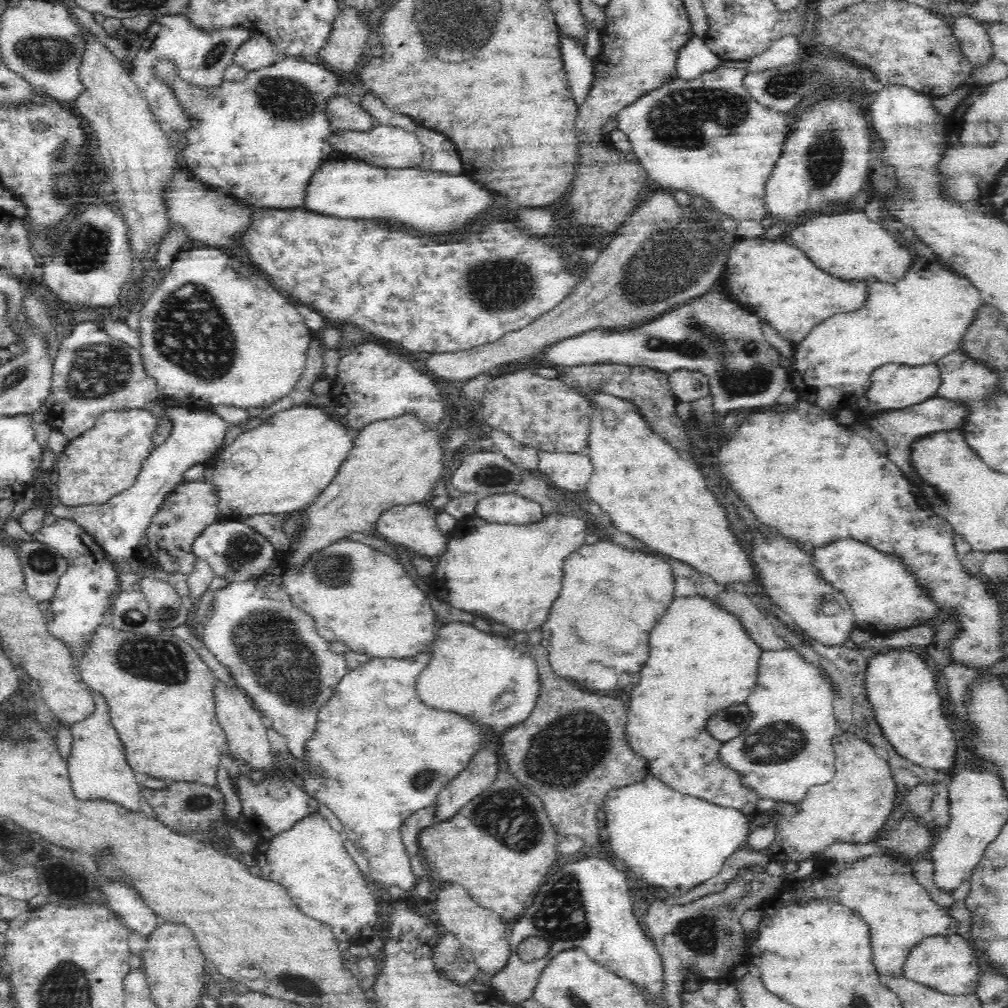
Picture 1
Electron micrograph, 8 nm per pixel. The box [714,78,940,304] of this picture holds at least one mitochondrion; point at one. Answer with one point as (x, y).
(825, 155)

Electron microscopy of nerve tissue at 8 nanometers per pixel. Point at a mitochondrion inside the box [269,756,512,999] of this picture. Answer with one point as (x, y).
(424, 776)

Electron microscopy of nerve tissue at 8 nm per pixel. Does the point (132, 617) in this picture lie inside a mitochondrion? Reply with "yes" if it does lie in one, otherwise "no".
yes

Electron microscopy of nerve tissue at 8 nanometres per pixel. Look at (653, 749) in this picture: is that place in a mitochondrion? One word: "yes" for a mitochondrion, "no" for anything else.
no

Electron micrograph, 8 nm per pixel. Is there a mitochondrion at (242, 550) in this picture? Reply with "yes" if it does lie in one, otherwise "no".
yes

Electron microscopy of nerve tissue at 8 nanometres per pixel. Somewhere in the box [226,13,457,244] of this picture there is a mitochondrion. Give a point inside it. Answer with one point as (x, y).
(282, 97)

